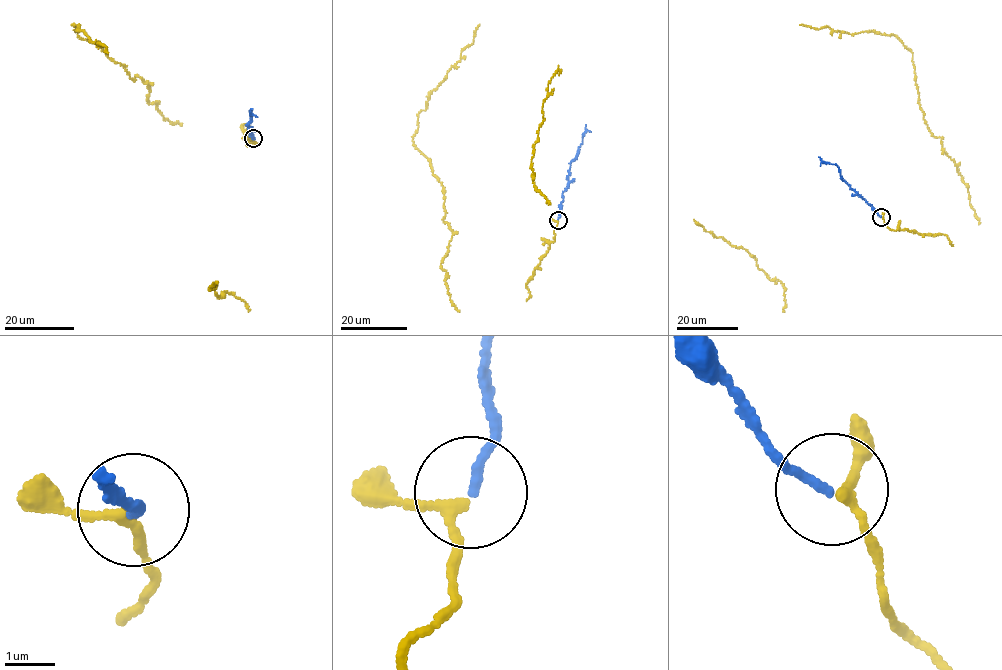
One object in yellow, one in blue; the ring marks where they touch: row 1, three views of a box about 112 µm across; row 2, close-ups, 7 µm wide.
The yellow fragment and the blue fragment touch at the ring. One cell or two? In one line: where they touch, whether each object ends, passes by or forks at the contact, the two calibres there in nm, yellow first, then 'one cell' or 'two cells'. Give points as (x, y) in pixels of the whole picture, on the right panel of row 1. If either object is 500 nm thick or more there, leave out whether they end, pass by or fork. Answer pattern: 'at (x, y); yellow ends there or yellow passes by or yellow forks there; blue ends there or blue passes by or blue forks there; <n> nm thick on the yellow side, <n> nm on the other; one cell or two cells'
at (881, 217); yellow passes by; blue ends there; 170 nm thick on the yellow side, 160 nm on the other; one cell

